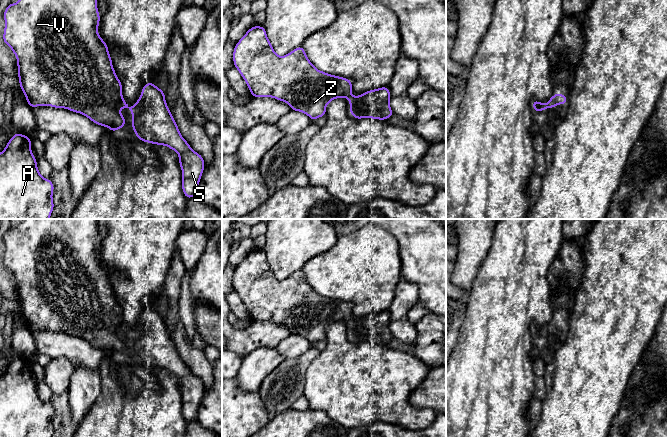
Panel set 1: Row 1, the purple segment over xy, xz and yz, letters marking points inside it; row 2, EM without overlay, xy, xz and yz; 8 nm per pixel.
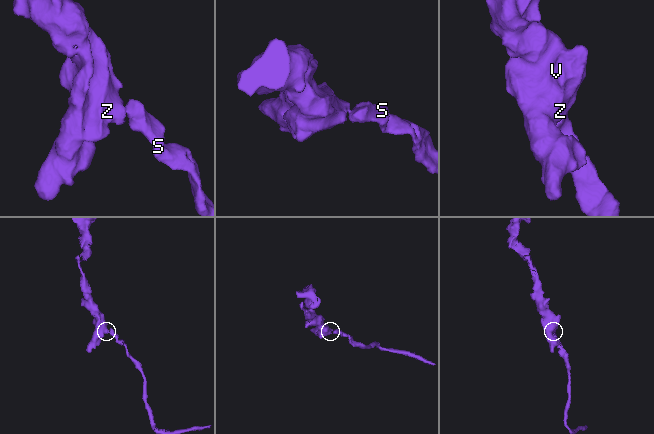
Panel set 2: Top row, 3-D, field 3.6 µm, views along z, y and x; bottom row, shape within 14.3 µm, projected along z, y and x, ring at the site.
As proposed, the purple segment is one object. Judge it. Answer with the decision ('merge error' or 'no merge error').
no merge error

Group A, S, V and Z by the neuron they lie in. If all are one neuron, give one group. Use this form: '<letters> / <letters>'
A S V Z

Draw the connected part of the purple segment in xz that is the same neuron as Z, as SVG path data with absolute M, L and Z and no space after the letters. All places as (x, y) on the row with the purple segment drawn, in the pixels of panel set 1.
M253 26L234 46L234 67L245 80L252 97L272 97L290 105L291 110L300 111L313 121L326 115L326 106L336 98L346 97L350 103L350 114L355 119L372 118L386 120L393 116L389 101L388 86L369 90L352 96L352 81L318 70L308 59L302 46L285 56L278 56L263 26Z

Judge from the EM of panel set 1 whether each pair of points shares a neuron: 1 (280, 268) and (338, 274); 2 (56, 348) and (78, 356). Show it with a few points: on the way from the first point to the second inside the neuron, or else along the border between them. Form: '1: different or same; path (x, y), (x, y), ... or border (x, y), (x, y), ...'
1: different; border (319, 254), (312, 257), (301, 269)
2: same; path (61, 348), (70, 348), (73, 351)

